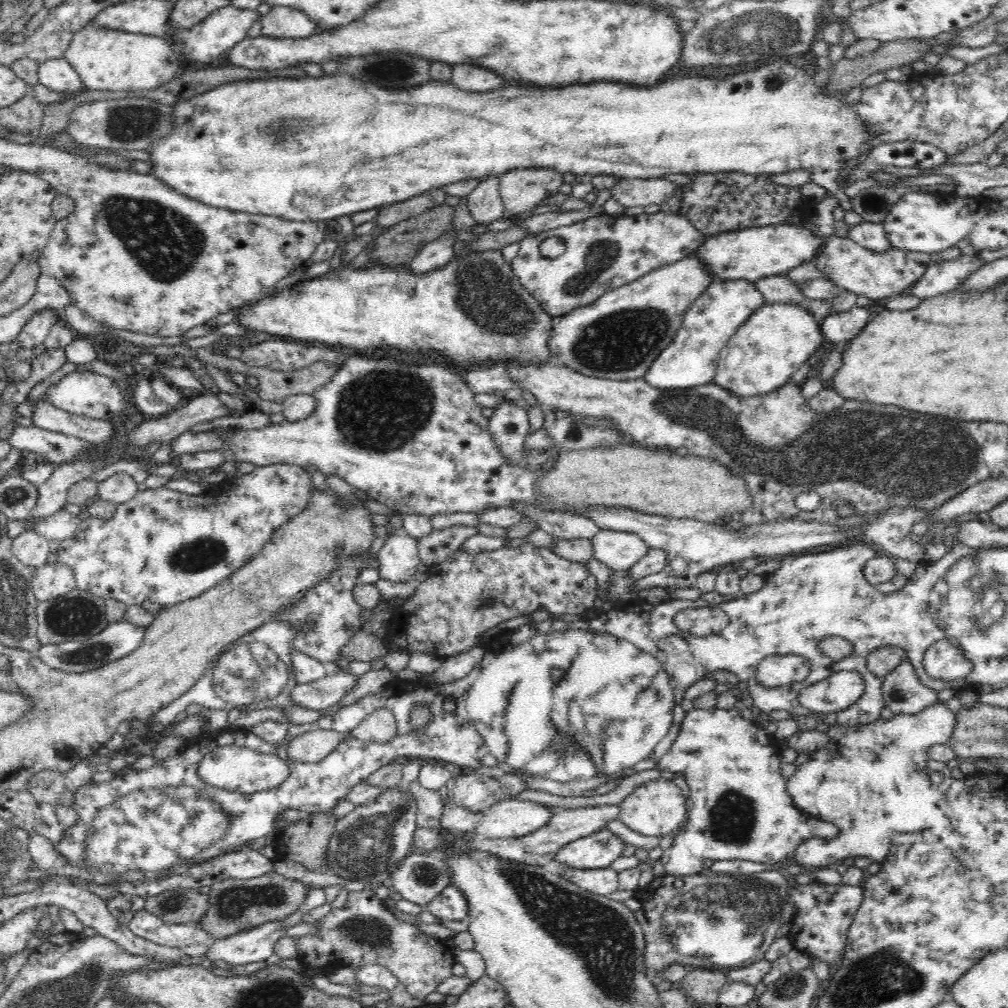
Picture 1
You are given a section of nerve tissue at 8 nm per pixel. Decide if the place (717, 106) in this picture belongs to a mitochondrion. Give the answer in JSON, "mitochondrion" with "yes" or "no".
{"mitochondrion":"no"}

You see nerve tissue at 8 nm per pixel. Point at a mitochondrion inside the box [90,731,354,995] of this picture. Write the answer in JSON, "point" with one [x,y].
{"point":[234,902]}

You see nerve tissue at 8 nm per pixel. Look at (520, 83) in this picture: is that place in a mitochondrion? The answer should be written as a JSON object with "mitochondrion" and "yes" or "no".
{"mitochondrion":"no"}

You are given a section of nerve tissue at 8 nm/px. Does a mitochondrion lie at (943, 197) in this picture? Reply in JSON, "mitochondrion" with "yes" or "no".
{"mitochondrion":"no"}

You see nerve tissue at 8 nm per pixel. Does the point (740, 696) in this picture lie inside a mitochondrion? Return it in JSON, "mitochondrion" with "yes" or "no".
{"mitochondrion":"no"}

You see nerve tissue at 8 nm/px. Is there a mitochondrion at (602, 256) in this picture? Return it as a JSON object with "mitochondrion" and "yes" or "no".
{"mitochondrion":"yes"}

